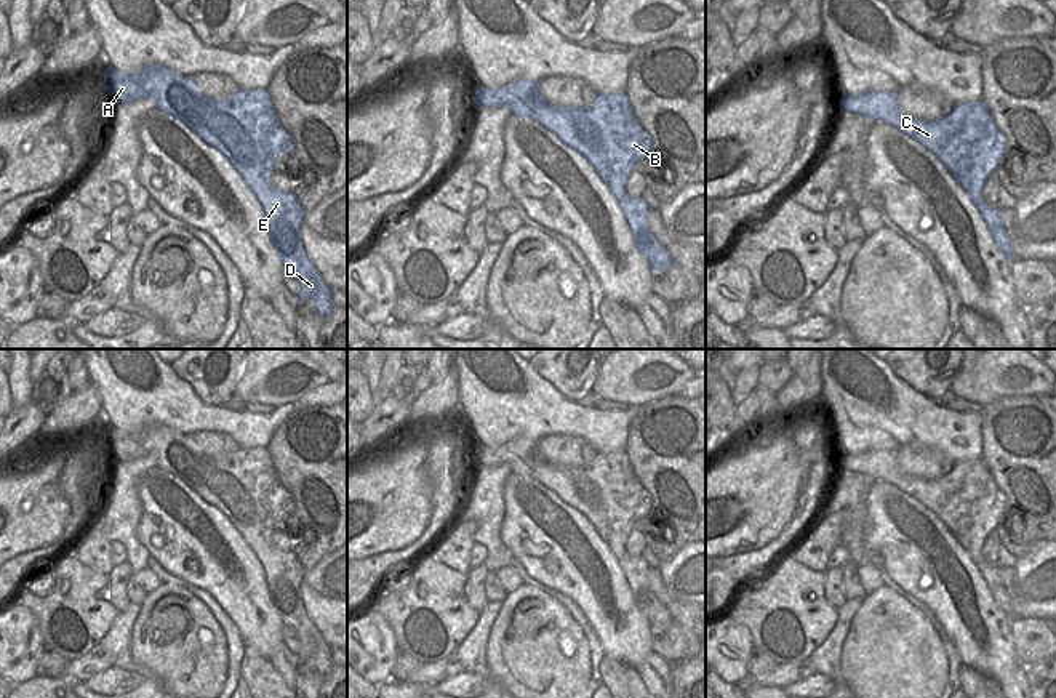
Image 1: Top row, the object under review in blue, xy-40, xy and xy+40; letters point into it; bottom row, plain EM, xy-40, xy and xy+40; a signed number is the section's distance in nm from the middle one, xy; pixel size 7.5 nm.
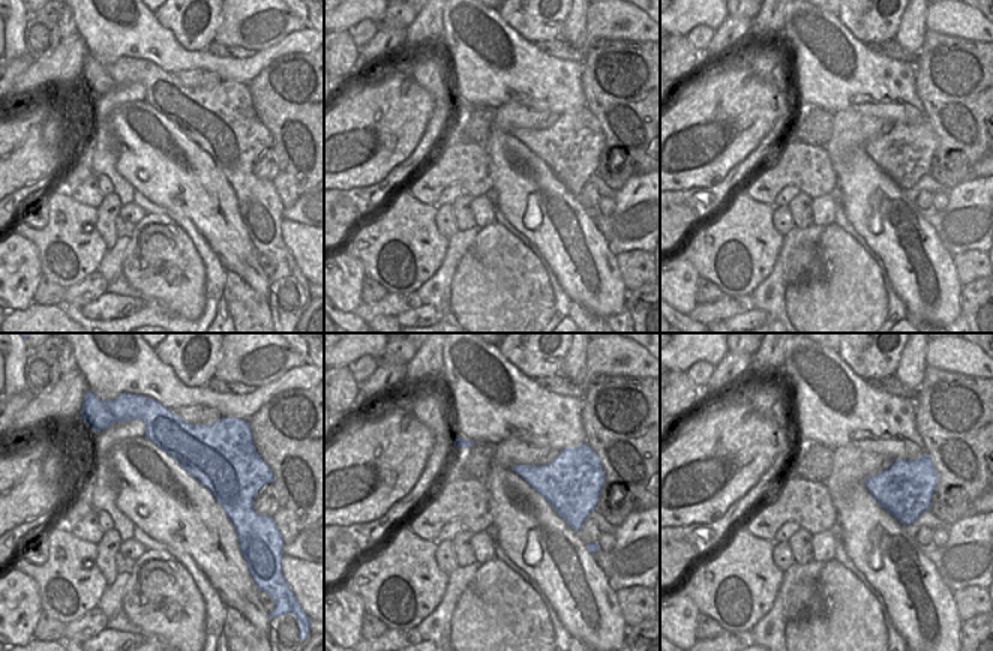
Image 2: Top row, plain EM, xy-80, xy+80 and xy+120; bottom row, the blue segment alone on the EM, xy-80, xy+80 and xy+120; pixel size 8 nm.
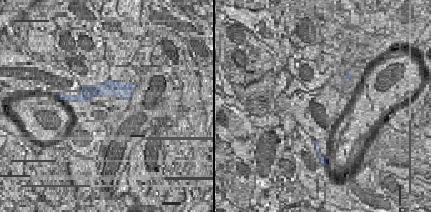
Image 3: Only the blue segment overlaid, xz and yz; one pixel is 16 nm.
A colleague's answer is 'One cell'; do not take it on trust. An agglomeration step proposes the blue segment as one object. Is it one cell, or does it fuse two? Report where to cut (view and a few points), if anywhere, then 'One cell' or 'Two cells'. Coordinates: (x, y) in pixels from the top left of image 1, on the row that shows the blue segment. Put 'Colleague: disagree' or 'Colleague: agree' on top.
Colleague: disagree
Split along xy-40 (138, 74), (143, 92), (124, 101). Two cells

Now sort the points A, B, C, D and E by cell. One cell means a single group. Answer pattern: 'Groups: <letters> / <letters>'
Groups: A / B C D E

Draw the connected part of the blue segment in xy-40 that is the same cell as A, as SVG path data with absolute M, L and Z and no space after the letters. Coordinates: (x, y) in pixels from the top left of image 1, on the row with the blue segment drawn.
M106 70L107 90L112 102L125 104L128 98L142 94L142 80L138 74L120 74L117 70Z

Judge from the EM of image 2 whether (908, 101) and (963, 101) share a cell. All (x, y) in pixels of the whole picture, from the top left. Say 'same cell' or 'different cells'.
different cells

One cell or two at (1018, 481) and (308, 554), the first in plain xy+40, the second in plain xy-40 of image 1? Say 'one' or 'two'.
one

